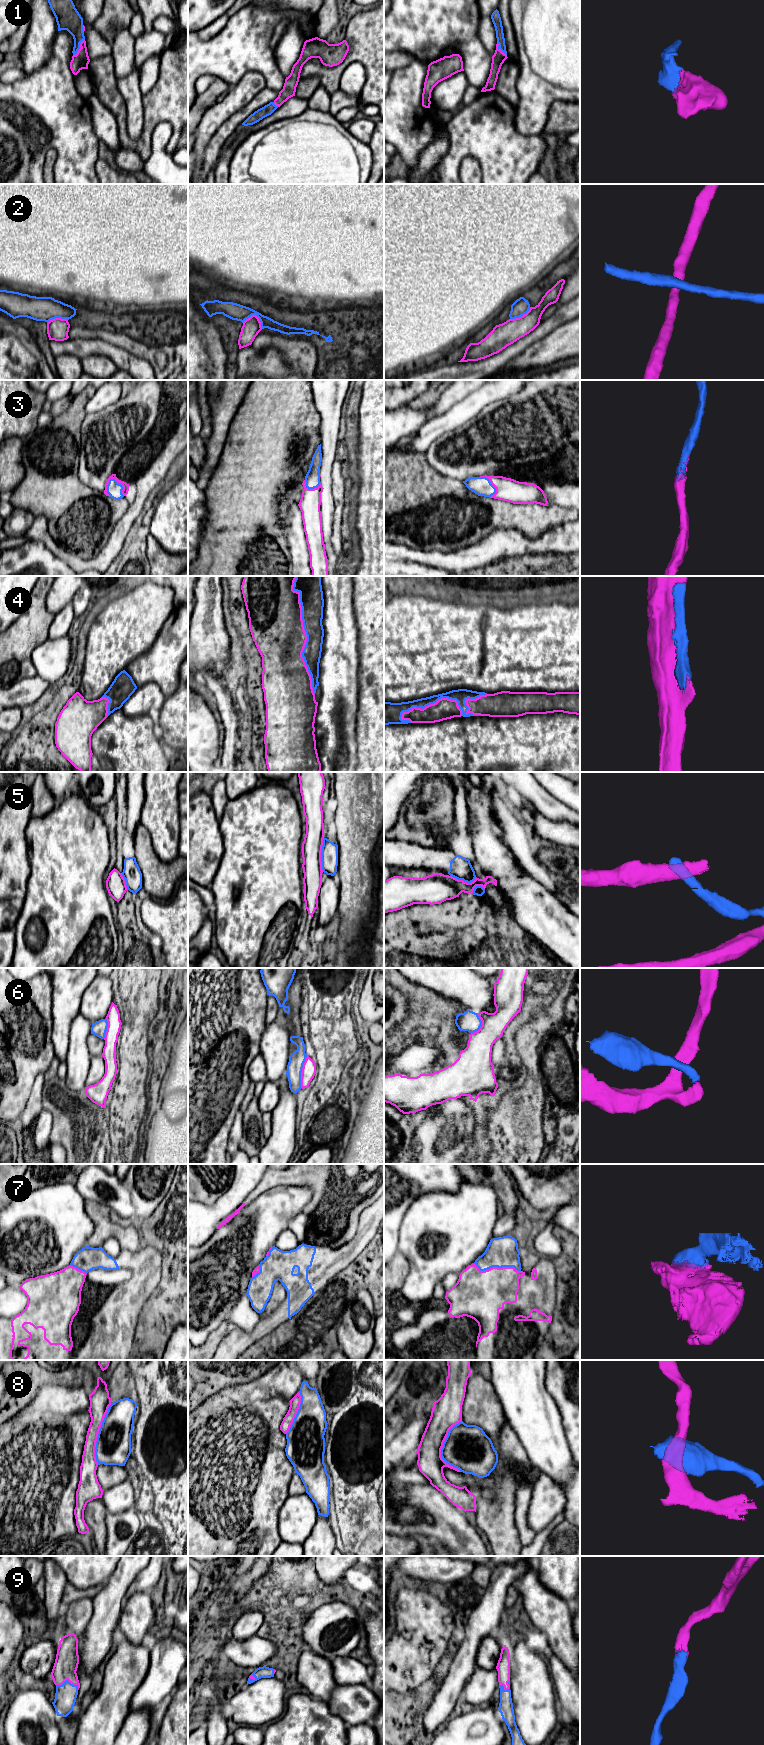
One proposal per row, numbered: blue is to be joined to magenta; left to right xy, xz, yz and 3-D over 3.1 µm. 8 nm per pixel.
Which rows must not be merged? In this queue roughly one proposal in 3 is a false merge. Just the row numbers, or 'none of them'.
2, 5, 8

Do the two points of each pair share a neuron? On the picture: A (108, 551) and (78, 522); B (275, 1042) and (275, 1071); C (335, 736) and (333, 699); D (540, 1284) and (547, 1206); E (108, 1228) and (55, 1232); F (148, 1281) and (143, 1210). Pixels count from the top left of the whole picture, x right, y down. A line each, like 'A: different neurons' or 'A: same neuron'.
A: different neurons
B: same neuron
C: same neuron
D: different neurons
E: different neurons
F: different neurons

